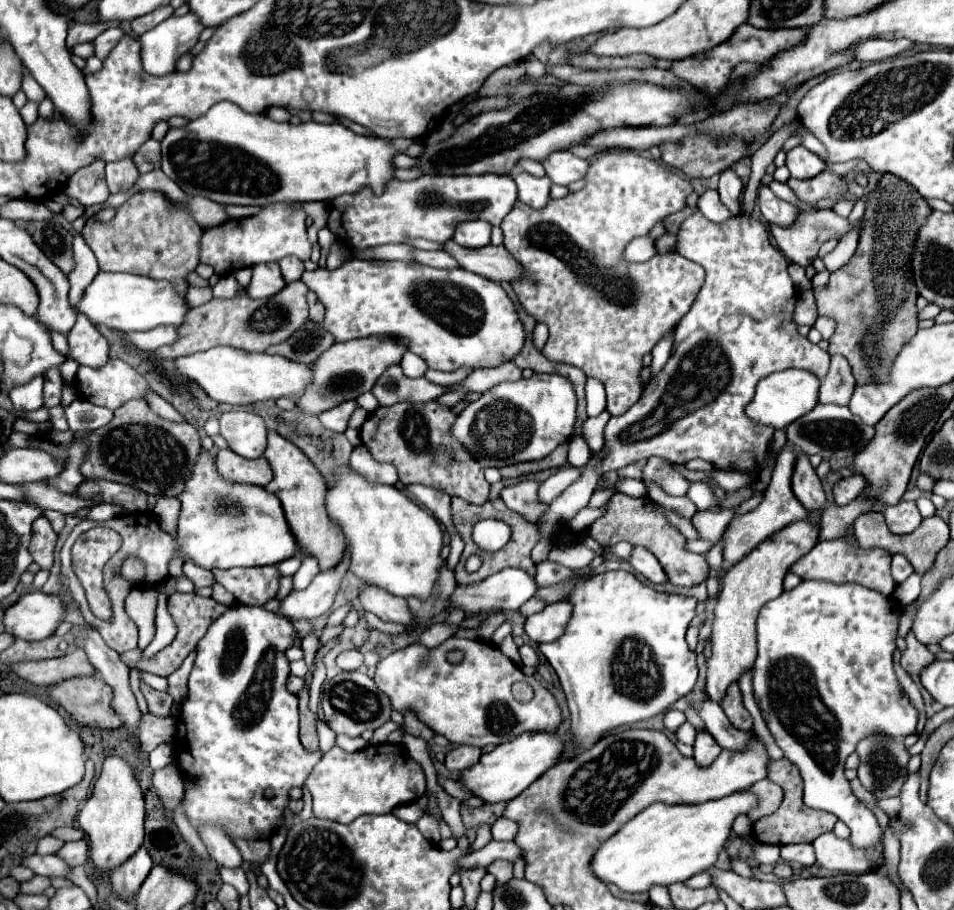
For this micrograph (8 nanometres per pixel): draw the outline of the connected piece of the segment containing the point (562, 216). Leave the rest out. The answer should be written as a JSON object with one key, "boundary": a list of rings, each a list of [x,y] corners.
{"boundary":[[[638,151],[598,153],[590,161],[584,181],[586,185],[580,191],[568,193],[562,199],[550,199],[540,211],[516,201],[502,223],[504,247],[524,267],[524,277],[514,281],[520,303],[536,321],[548,325],[550,337],[544,345],[544,355],[552,361],[576,365],[588,377],[600,379],[608,395],[606,409],[618,417],[642,395],[642,383],[638,379],[642,357],[688,313],[704,281],[704,269],[676,255],[676,251],[654,255],[646,263],[628,263],[622,259],[622,251],[632,239],[648,235],[650,229],[670,213],[684,209],[686,197],[694,189],[688,177],[658,165]]]}

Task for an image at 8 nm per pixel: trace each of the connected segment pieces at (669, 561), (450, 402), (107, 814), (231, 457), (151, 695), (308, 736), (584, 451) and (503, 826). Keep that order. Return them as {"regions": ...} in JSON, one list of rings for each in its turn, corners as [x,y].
{"regions":[[[[614,493],[608,501],[606,513],[594,521],[588,529],[588,533],[602,545],[602,547],[610,547],[616,545],[620,541],[628,541],[632,545],[644,545],[648,551],[652,551],[656,555],[656,559],[660,561],[662,569],[668,575],[668,581],[676,587],[694,587],[700,585],[704,579],[708,579],[708,561],[704,555],[696,555],[696,553],[688,553],[684,549],[686,537],[674,529],[666,517],[654,509],[652,499],[648,497],[634,497],[627,496],[622,493]]],[[[450,391],[438,397],[436,401],[451,408],[459,403],[468,393],[468,391]]],[[[106,757],[102,775],[98,777],[94,791],[78,815],[80,829],[88,837],[90,859],[94,863],[96,875],[104,875],[120,867],[130,859],[144,843],[144,795],[142,789],[128,767],[120,757]]],[[[230,449],[216,453],[216,471],[228,483],[248,483],[248,485],[268,485],[272,479],[272,469],[266,459],[244,459]]],[[[144,681],[140,683],[140,691],[148,701],[150,713],[152,715],[160,715],[160,717],[168,717],[170,715],[170,707],[172,707],[172,697],[168,693],[162,691],[154,691],[152,687],[148,687]]],[[[306,687],[298,693],[298,699],[300,699],[300,741],[304,749],[318,749],[316,715],[308,709],[308,689]]],[[[576,437],[576,439],[570,439],[568,443],[568,461],[572,467],[584,467],[586,461],[590,459],[590,449],[586,445],[586,441],[582,437]]],[[[500,817],[500,819],[492,825],[492,837],[494,837],[496,841],[512,841],[514,835],[516,835],[516,831],[518,831],[516,823],[510,821],[510,819],[504,819],[504,817]]]]}

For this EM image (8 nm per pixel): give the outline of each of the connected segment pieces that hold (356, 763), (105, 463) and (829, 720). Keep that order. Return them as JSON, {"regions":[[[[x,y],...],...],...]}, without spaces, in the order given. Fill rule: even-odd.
{"regions":[[[[384,743],[346,753],[334,745],[312,769],[304,787],[312,793],[314,817],[350,823],[364,813],[390,813],[398,805],[420,799],[426,791],[426,779],[422,767],[408,755],[406,747],[388,747],[388,743]]],[[[144,399],[126,401],[114,411],[108,425],[94,429],[84,439],[88,453],[80,465],[86,479],[106,479],[132,485],[148,495],[178,497],[192,475],[192,467],[202,449],[200,435],[190,423],[168,423],[148,411]]],[[[802,581],[792,591],[784,591],[760,609],[758,615],[758,657],[754,661],[754,699],[762,717],[784,751],[802,773],[804,803],[814,809],[832,809],[850,827],[850,843],[856,849],[874,849],[880,845],[882,829],[878,819],[864,803],[860,803],[844,777],[844,761],[856,751],[856,743],[870,735],[906,737],[916,731],[918,709],[900,689],[894,673],[894,651],[902,605],[854,583],[824,583]]]]}

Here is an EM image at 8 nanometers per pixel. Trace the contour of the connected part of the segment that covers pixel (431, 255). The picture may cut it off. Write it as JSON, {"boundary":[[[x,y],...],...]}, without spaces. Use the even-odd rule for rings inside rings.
{"boundary":[[[416,249],[416,261],[430,265],[430,267],[440,267],[440,269],[460,267],[456,263],[456,259],[452,259],[452,255],[446,251],[420,251],[420,249]]]}

